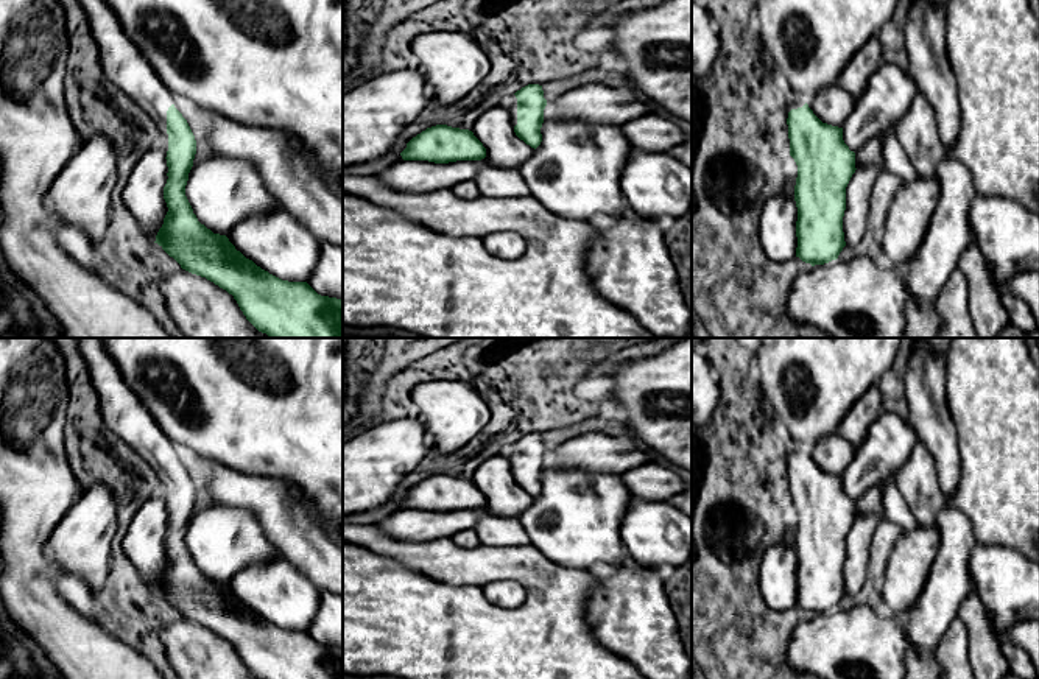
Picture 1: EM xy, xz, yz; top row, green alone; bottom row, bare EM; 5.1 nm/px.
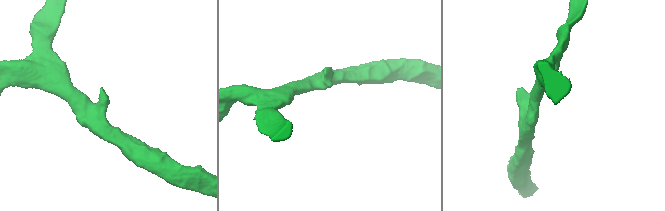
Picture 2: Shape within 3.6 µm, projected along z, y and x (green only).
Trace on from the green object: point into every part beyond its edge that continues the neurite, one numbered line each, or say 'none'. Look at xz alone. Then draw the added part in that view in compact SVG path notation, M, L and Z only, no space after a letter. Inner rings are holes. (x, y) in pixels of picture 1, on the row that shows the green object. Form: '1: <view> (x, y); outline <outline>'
1: xz (511, 102); outline M511 95L506 101L508 104L508 112L509 112L509 121L512 128L517 125L517 98L516 95Z

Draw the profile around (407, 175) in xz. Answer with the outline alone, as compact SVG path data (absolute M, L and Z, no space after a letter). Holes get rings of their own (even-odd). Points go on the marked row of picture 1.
M486 159L456 160L449 164L400 160L375 176L383 184L399 192L450 188L460 198L477 198L481 193L474 179L483 165L489 165L489 162Z

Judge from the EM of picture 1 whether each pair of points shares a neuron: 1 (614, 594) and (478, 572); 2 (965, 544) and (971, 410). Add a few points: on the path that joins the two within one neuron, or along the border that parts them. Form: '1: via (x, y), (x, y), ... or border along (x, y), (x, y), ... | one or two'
1: border along (598, 580), (586, 609), (586, 623), (589, 626) | two
2: border along (936, 513), (947, 505), (958, 508), (977, 541) | two

